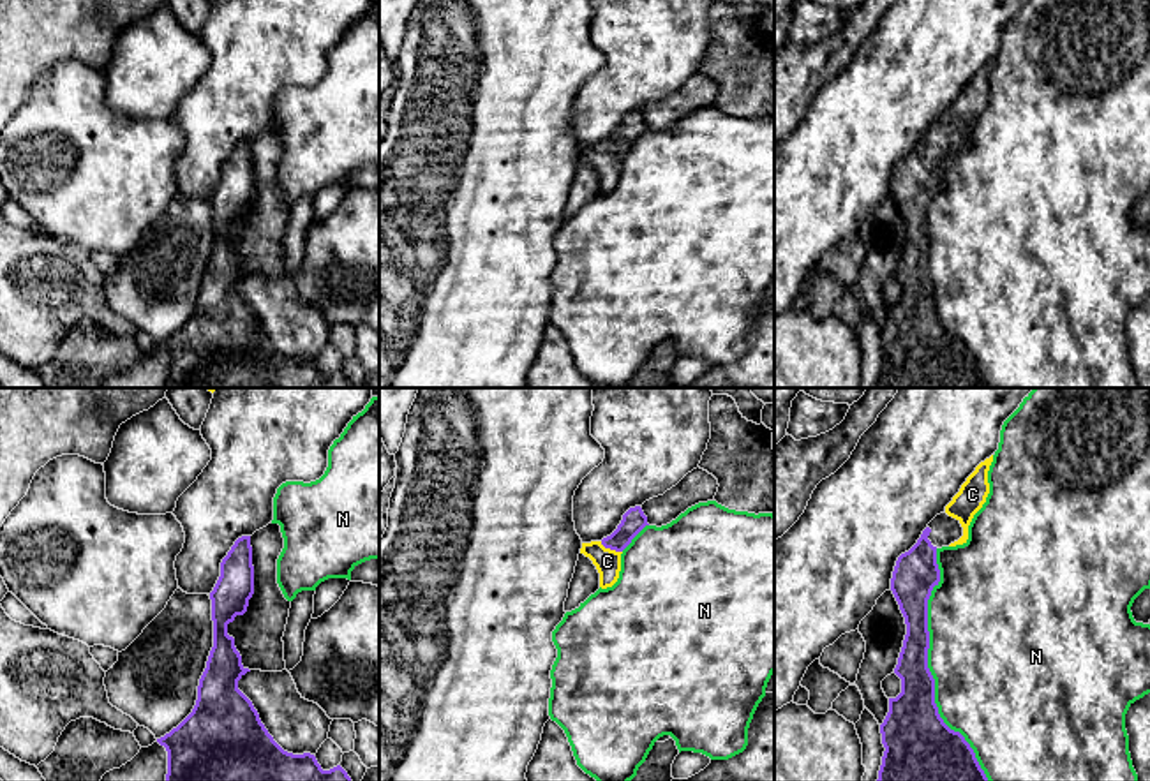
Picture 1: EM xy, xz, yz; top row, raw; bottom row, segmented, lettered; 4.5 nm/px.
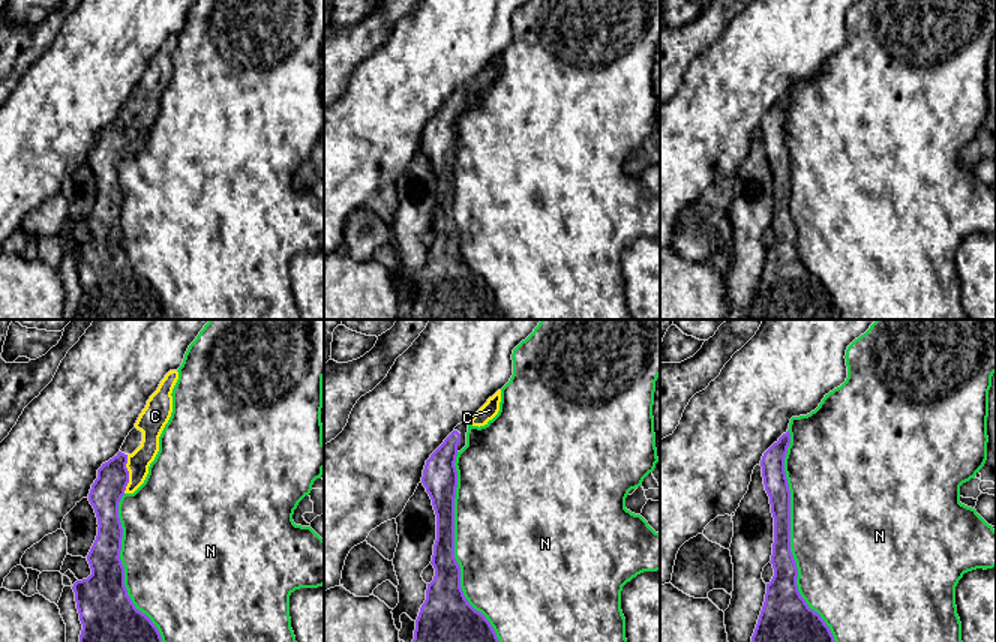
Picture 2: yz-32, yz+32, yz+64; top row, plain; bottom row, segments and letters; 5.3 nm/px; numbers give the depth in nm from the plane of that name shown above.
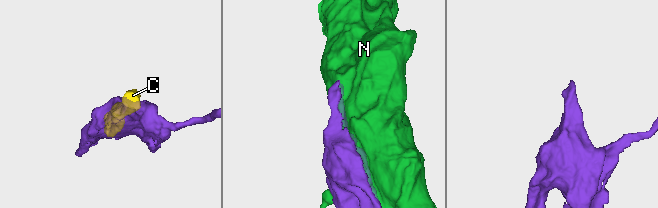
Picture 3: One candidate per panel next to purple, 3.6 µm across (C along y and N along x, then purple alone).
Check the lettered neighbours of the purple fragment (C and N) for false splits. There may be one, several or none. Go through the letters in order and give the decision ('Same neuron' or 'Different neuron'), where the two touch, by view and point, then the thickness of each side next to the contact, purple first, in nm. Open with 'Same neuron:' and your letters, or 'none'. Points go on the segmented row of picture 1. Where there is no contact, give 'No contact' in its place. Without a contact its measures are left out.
Same neuron: C
C: Same neuron. Touches purple at xz (611, 549). Thickness 110 nm (purple) against 120 nm
N: Different neuron. Touches purple at yz (926, 667). Thickness 240 nm (purple) against 460 nm

